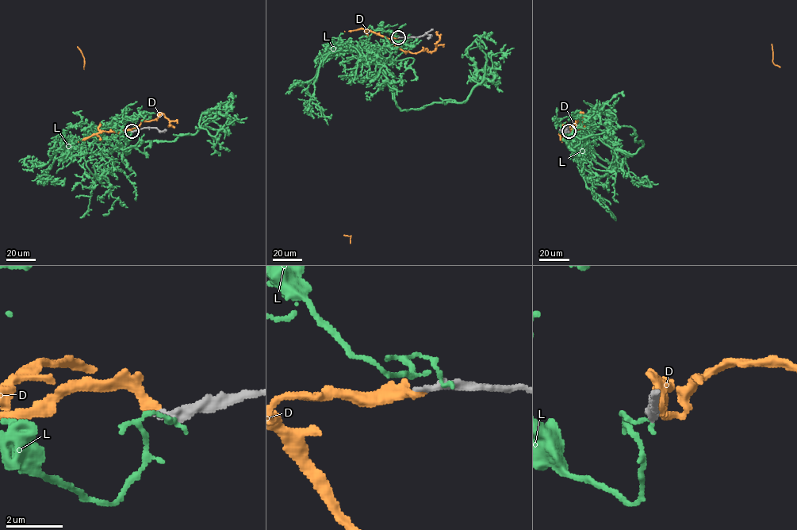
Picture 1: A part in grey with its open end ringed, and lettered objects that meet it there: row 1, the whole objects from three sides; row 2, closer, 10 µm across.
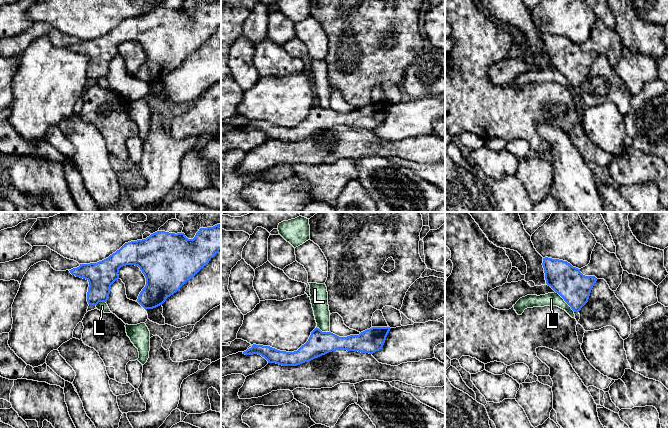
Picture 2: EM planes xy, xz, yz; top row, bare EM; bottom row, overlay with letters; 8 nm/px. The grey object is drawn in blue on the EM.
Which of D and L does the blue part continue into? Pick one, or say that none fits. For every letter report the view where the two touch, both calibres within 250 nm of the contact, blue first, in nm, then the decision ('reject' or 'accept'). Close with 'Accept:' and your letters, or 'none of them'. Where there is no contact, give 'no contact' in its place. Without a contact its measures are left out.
D: no contact | accept
L: yz | 260/110 nm | reject
Accept: D

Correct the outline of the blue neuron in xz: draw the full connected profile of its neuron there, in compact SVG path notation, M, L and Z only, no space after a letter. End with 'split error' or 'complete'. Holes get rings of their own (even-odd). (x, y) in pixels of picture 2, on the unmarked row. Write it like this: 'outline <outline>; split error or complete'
outline M372 103L359 111L339 113L331 108L315 104L308 115L297 127L280 127L270 122L253 120L243 128L245 131L258 130L268 139L282 142L297 142L336 126L358 127L373 130L382 125L390 103Z; complete

